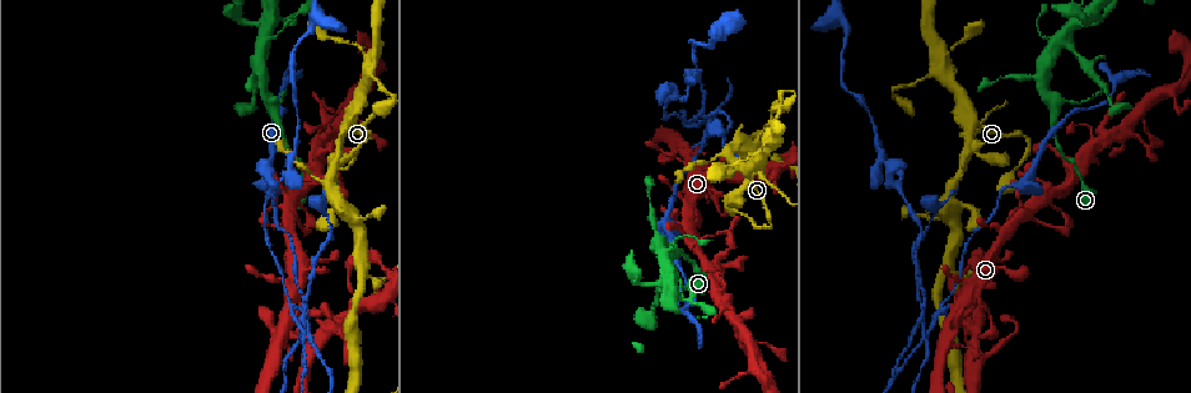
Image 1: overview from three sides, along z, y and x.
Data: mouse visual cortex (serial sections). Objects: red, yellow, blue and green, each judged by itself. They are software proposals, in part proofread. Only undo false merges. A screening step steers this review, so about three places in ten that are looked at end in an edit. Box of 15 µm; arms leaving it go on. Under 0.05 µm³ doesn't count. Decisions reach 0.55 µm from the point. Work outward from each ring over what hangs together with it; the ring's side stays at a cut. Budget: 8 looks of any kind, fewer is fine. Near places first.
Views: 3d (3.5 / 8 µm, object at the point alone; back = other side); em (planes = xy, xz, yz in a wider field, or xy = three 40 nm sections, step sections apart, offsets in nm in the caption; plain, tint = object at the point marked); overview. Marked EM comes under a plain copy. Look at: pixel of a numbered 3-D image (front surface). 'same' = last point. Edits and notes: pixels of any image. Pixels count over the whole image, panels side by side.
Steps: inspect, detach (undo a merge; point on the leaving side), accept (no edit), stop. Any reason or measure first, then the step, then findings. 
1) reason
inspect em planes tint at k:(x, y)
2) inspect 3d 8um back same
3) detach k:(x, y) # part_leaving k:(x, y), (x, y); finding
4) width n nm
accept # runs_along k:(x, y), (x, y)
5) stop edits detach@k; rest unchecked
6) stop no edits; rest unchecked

inspect 3d 3.5um at 1:(730, 152)

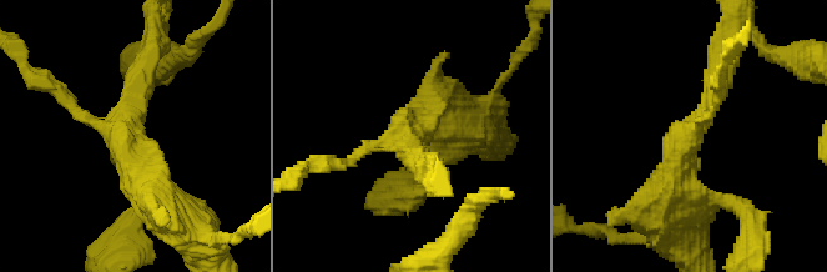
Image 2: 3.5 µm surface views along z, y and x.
arm_widths 150, 300, 450 nm
accept # one cell here

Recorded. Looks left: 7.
sharp bend
inspect 3d 3.5um at 1:(1027, 184)

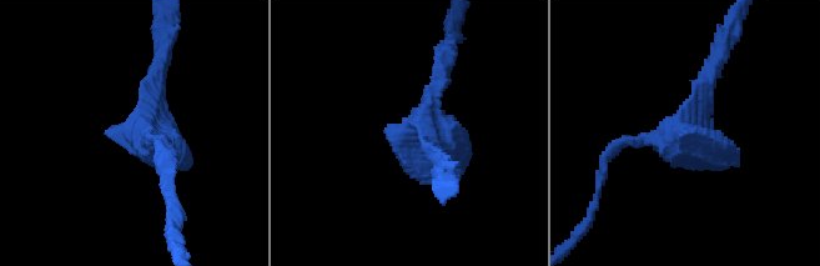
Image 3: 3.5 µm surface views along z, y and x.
inspect em xy step 3 tint at 3:(426, 129)

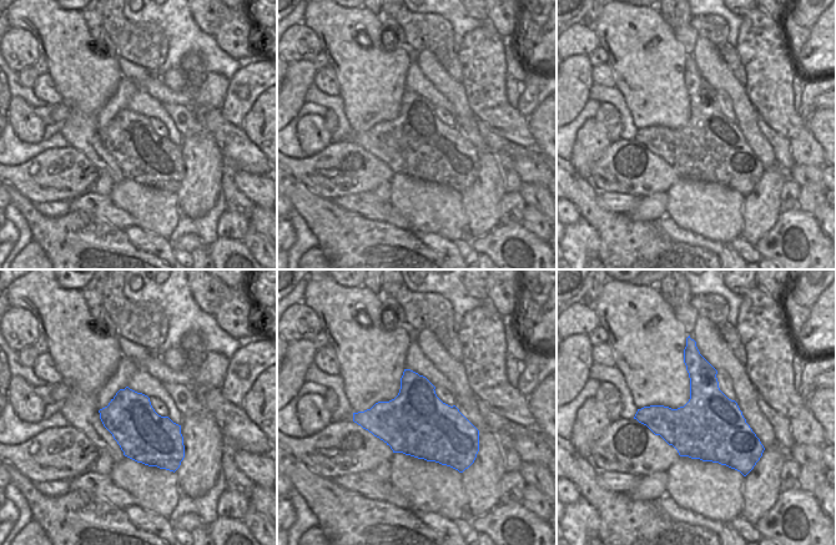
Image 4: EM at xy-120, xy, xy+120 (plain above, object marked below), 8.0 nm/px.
width 550 nm
accept # runs_along 3:(715, 59), (674, 142), (613, 150); all the same cell

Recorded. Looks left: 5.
a narrow waist
inspect 3d 8um at 1:(1058, 40)

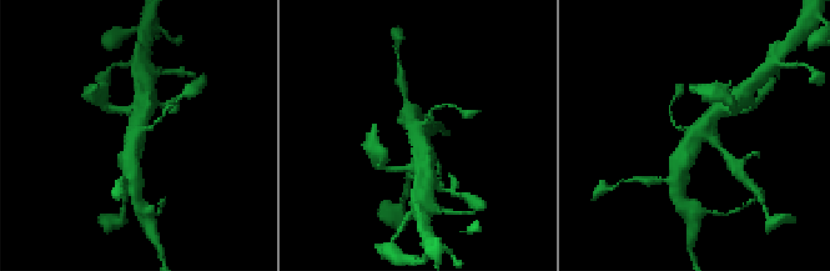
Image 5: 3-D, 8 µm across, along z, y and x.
shape alone is not enough
inspect em xy step 5 tint at 5:(138, 133)

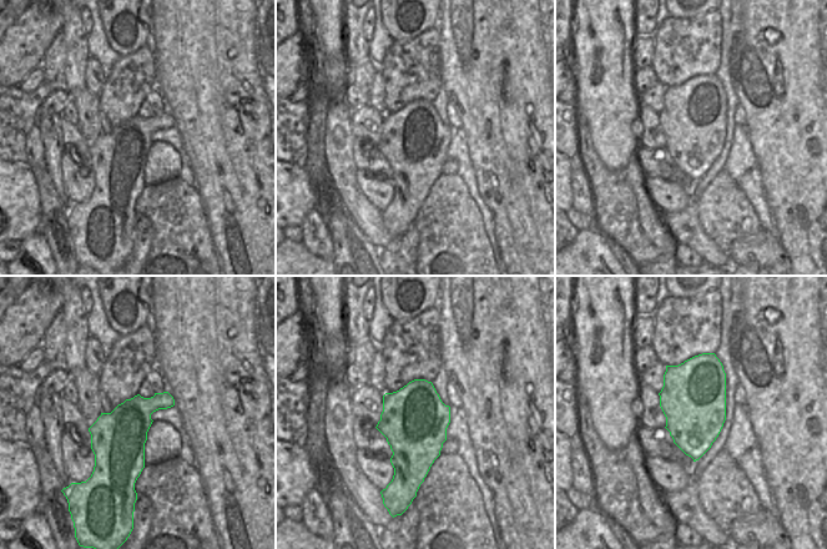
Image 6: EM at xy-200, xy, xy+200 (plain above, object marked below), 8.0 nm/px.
accept # runs_along 5:(680, 161), (689, 141), (722, 110); continuous, no second cell

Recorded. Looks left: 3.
stop no edits; rest unchecked

